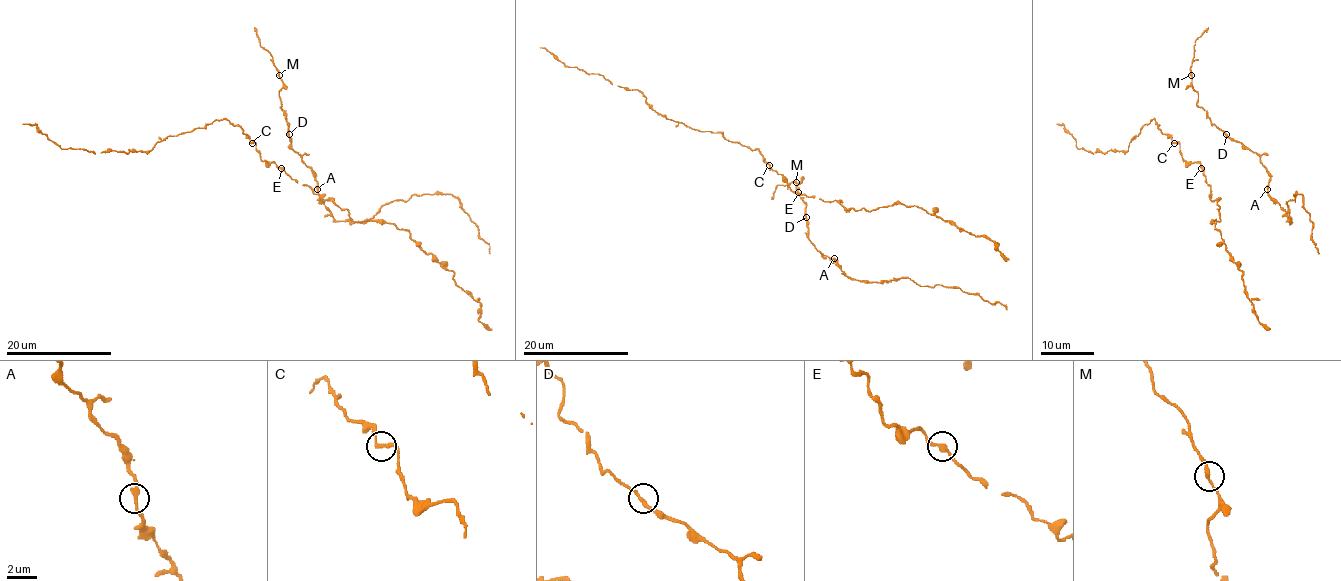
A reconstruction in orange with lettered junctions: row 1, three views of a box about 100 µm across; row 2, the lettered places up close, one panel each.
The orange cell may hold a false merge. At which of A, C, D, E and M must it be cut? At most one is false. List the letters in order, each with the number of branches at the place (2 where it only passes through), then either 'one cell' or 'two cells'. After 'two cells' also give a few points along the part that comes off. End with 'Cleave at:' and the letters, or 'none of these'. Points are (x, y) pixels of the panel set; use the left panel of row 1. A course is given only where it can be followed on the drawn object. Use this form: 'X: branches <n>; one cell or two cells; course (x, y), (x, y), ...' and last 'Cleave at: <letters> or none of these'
A: branches 2; one cell
C: branches 2; one cell
D: branches 2; one cell
E: branches 2; one cell
M: branches 2; one cell
Cleave at: none of these

